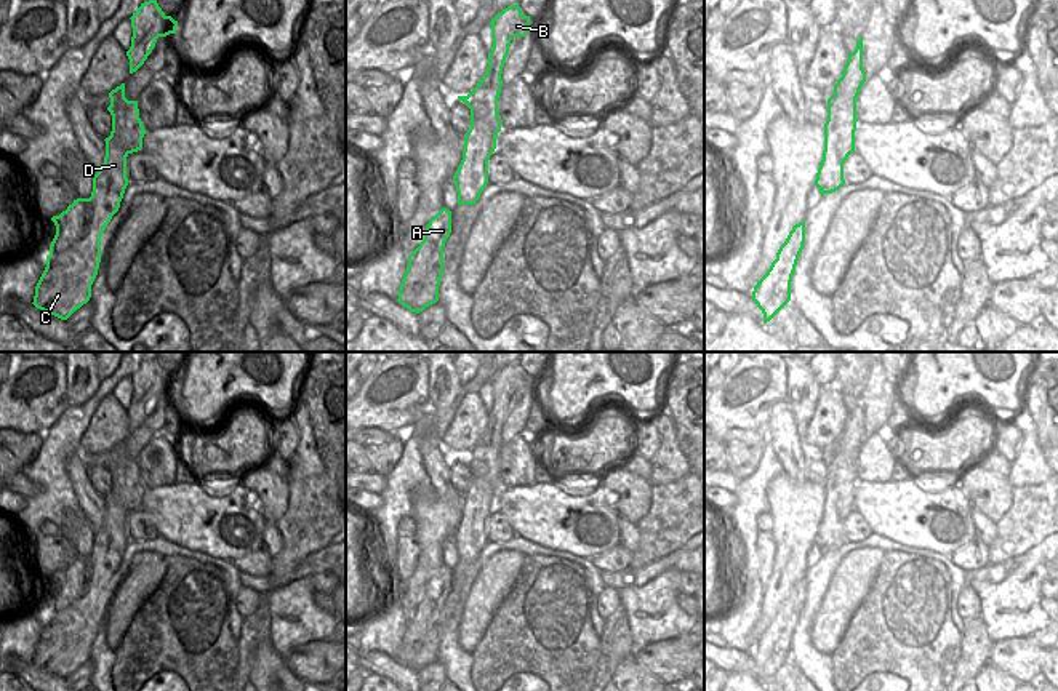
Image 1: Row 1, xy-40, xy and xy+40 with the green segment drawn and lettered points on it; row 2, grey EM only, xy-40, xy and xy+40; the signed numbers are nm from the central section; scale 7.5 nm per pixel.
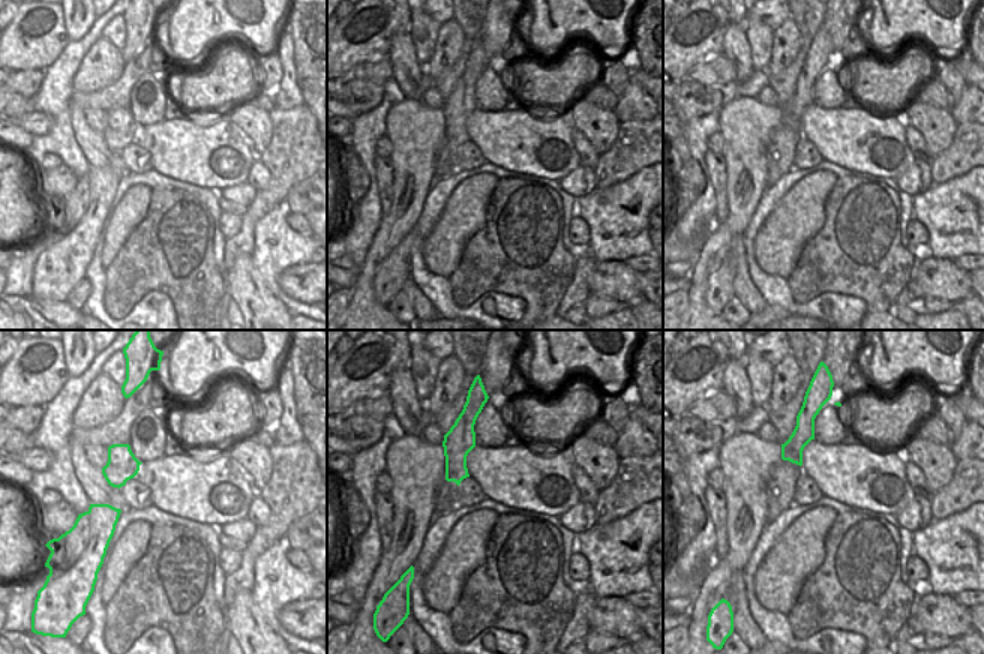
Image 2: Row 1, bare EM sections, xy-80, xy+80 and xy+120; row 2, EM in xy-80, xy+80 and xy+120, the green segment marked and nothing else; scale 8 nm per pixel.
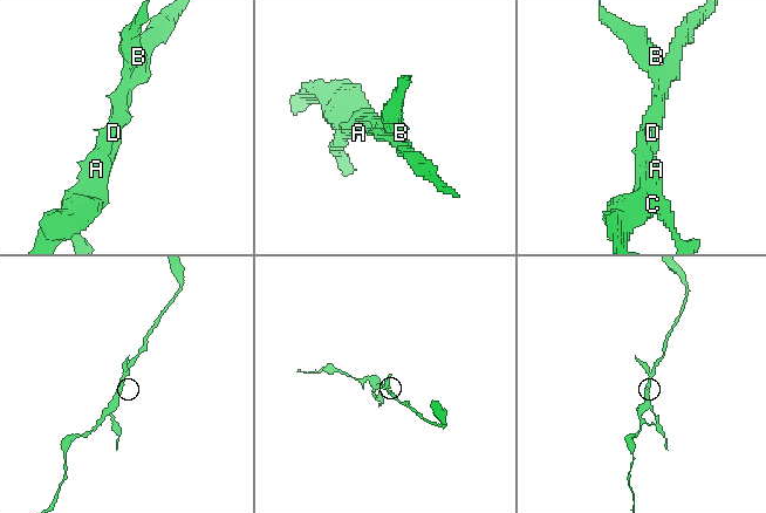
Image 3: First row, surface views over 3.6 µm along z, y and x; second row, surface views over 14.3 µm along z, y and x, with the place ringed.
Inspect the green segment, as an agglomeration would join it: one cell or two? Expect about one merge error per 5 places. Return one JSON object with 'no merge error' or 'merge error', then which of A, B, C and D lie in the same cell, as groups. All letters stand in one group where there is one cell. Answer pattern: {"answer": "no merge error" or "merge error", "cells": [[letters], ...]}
{"answer": "merge error", "cells": [["A", "B"], ["C", "D"]]}

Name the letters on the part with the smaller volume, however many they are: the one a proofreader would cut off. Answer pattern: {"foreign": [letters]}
{"foreign": ["A", "B"]}

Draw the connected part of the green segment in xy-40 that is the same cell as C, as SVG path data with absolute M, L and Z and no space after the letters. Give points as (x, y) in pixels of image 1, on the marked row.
M112 136L106 138L106 157L93 176L93 221L86 237L67 250L54 254L50 248L46 267L35 286L34 306L61 320L67 320L91 298L91 285L101 262L101 234L118 211L126 178L126 149Z

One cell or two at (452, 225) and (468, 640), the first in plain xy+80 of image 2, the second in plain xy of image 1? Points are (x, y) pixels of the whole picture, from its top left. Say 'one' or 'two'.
one

